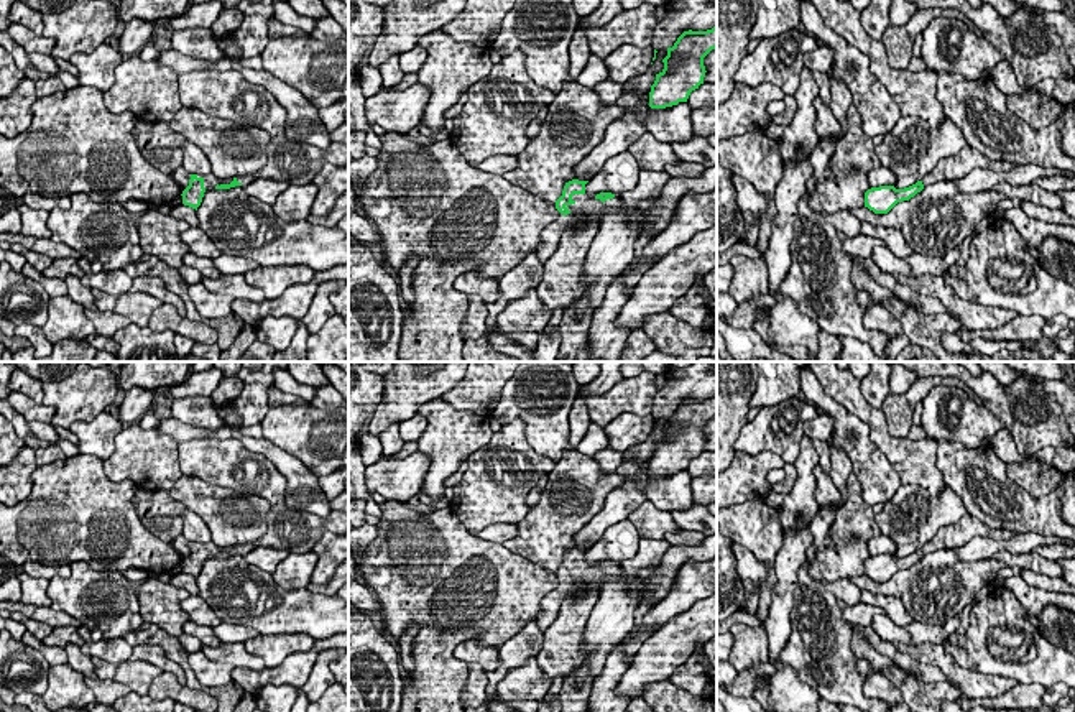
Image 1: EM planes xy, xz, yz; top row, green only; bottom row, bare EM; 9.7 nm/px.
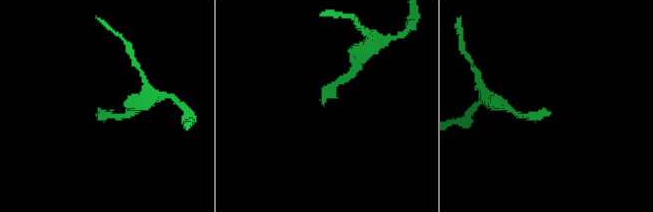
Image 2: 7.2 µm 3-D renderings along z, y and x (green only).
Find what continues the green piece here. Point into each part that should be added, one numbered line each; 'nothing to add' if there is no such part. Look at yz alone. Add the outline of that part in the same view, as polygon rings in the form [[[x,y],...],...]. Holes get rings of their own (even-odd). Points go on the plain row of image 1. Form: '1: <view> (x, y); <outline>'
1: yz (952, 536); [[[967,513],[955,525],[942,526],[937,534],[922,548],[922,552],[929,554],[940,549],[957,549],[965,546],[975,536],[1004,541],[1014,534],[1016,533],[1008,529],[990,528],[976,516]]]

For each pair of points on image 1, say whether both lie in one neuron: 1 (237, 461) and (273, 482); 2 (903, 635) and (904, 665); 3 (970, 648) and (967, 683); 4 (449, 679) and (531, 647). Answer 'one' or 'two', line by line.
1: one
2: two
3: two
4: two

